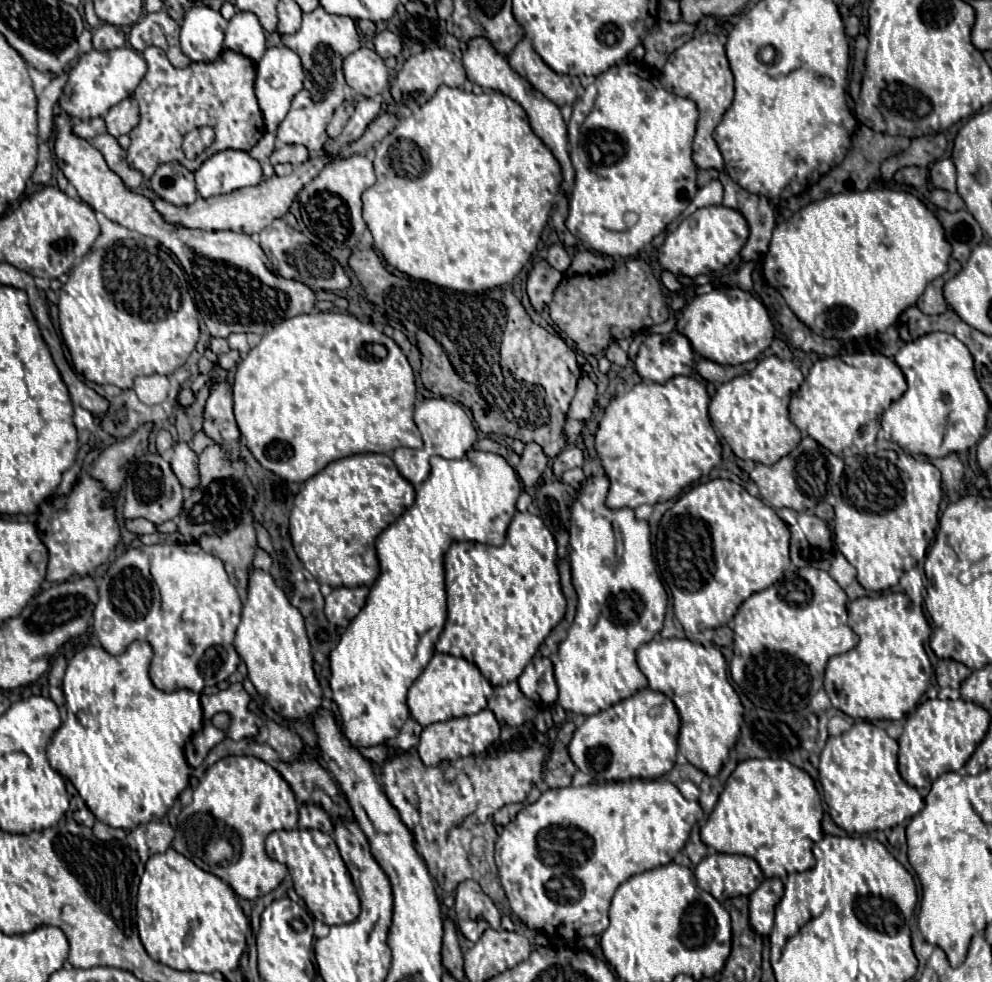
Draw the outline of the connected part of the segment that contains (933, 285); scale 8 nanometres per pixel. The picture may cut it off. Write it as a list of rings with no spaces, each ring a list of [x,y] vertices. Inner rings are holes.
[[[944,276],[932,280],[932,282],[928,284],[928,288],[924,290],[924,294],[918,298],[916,306],[918,306],[924,314],[942,314],[942,312],[946,312],[948,304],[946,304],[946,300],[944,300],[944,296],[942,296],[944,284],[946,284],[946,278],[944,278]]]

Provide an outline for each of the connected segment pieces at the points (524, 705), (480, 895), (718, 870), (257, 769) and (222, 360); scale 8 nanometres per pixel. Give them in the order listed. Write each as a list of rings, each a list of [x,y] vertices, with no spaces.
[[[510,682],[494,688],[492,698],[488,700],[488,708],[494,712],[498,722],[518,726],[534,718],[536,704],[522,694],[518,682]]]
[[[464,880],[456,888],[456,922],[460,932],[476,942],[486,928],[500,928],[500,912],[474,880]]]
[[[708,854],[694,870],[700,888],[706,888],[718,902],[734,896],[748,896],[762,884],[764,874],[758,862],[742,854]]]
[[[226,756],[210,766],[194,790],[194,800],[190,806],[182,808],[178,816],[178,830],[174,836],[174,850],[190,858],[202,870],[222,878],[232,886],[232,890],[246,898],[256,900],[272,892],[286,876],[286,866],[268,858],[264,850],[264,840],[274,830],[294,828],[298,824],[298,802],[292,788],[282,780],[282,776],[264,760],[256,756]]]
[[[230,350],[230,352],[218,356],[218,364],[220,364],[224,370],[232,370],[232,368],[238,364],[238,360],[240,360],[240,354],[238,354],[236,350]]]

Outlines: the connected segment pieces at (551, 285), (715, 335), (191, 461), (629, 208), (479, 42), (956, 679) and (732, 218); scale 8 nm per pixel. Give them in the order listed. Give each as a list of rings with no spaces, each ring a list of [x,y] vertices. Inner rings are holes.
[[[540,260],[534,264],[534,268],[528,274],[526,280],[526,292],[530,298],[530,304],[536,312],[542,312],[544,306],[552,300],[556,286],[560,284],[562,274],[554,268],[550,268],[550,264],[546,260]]]
[[[736,286],[716,288],[696,296],[680,312],[676,330],[684,334],[692,348],[704,358],[718,364],[744,364],[758,358],[774,338],[774,324],[760,300]]]
[[[178,442],[174,444],[174,456],[172,456],[172,470],[178,476],[180,484],[186,490],[194,490],[200,484],[200,476],[198,476],[198,456],[194,454],[194,450],[186,444],[186,442]]]
[[[616,64],[600,74],[592,86],[596,92],[584,92],[580,102],[576,102],[574,120],[580,120],[576,148],[578,160],[596,174],[596,180],[592,180],[594,184],[588,182],[574,186],[568,198],[570,214],[566,226],[578,240],[582,240],[582,244],[590,246],[592,250],[608,256],[628,258],[650,244],[654,236],[658,236],[676,216],[680,216],[696,194],[697,167],[692,159],[692,145],[698,110],[690,98],[668,94],[660,86],[658,76],[642,64]]]
[[[474,38],[472,42],[466,44],[464,52],[462,52],[462,62],[468,74],[468,80],[472,80],[474,84],[482,86],[484,90],[494,90],[494,92],[502,92],[504,96],[512,98],[514,102],[518,102],[524,112],[528,114],[530,126],[532,130],[542,138],[542,142],[552,150],[552,154],[556,156],[556,160],[562,166],[562,174],[564,174],[564,182],[562,182],[562,194],[570,194],[572,186],[574,186],[574,166],[570,162],[570,154],[568,154],[568,134],[566,134],[566,122],[562,120],[560,108],[550,102],[546,96],[542,96],[540,92],[536,92],[532,88],[532,84],[528,80],[522,80],[506,62],[504,56],[500,56],[498,52],[494,52],[492,44],[486,38]]]
[[[944,660],[936,670],[940,687],[960,688],[961,683],[971,674],[971,670],[964,664],[954,660]]]
[[[726,206],[698,208],[686,220],[682,220],[682,224],[672,234],[666,236],[658,252],[658,260],[664,270],[694,278],[698,274],[726,268],[738,256],[746,240],[748,240],[748,224],[738,210]]]

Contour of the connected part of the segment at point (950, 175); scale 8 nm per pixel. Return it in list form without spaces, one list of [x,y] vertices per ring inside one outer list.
[[[942,158],[930,166],[930,178],[936,188],[956,192],[956,170],[950,158]]]

